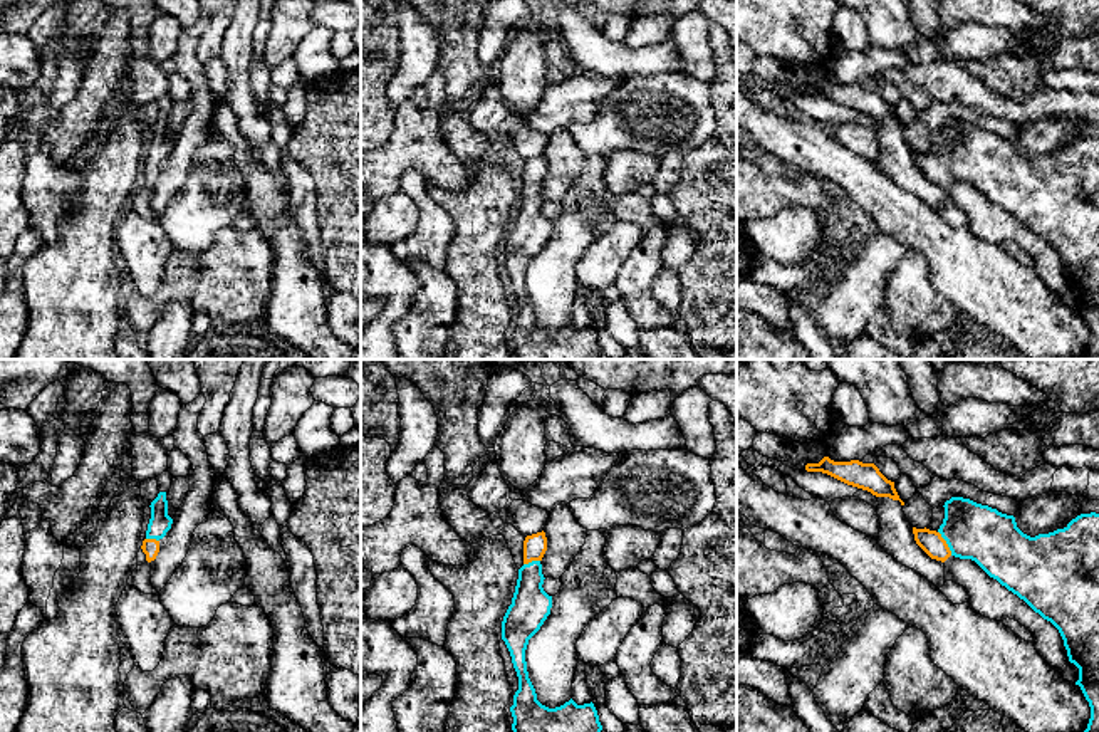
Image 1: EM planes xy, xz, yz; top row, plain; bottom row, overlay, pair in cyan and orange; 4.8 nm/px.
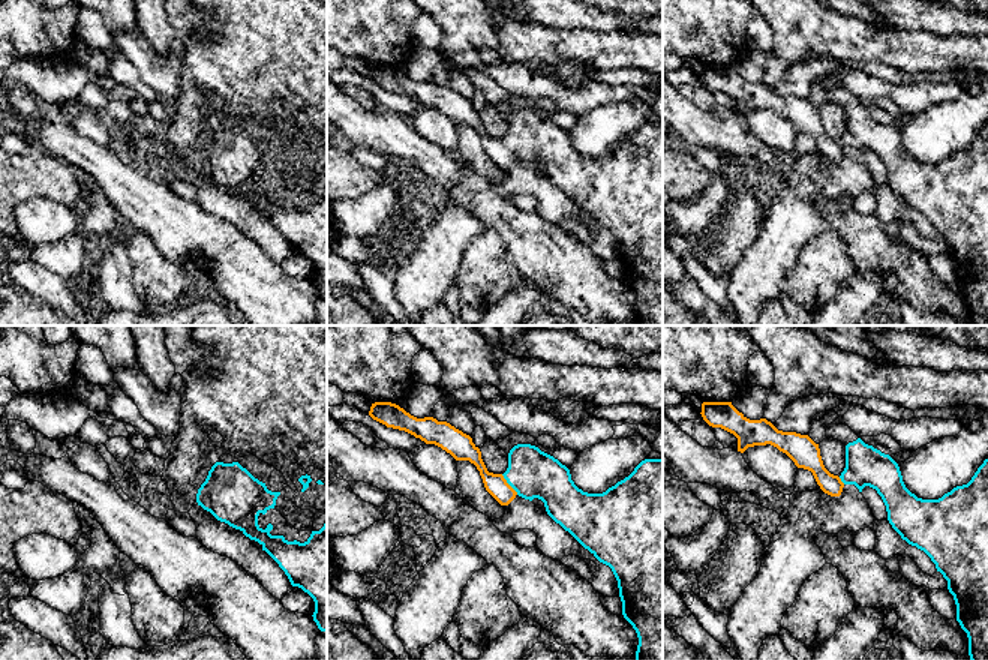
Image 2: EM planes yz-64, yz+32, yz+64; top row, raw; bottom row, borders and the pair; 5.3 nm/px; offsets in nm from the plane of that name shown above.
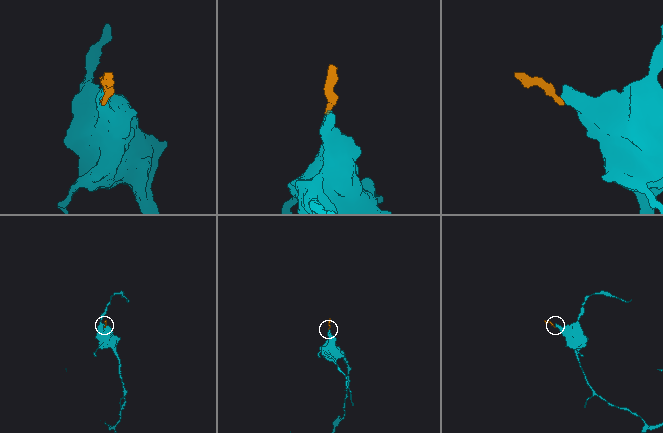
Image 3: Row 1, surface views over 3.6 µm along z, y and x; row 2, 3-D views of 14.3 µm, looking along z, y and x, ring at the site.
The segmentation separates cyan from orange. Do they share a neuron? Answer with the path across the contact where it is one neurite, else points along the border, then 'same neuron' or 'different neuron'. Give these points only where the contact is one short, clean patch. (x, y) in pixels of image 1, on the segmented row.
runs through yz (972, 531), (955, 536), (947, 543), (932, 543); same neuron

